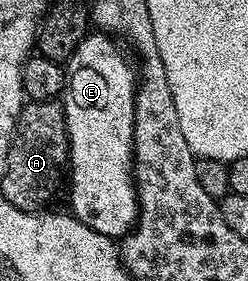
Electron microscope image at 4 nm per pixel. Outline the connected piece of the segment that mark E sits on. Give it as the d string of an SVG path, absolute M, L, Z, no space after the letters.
M87 33L65 63L66 89L61 95L62 111L66 117L66 131L70 137L68 186L70 182L69 213L88 228L104 236L121 240L134 228L138 220L138 191L132 173L134 144L134 96L136 93L136 66L122 55L122 50L111 35Z

